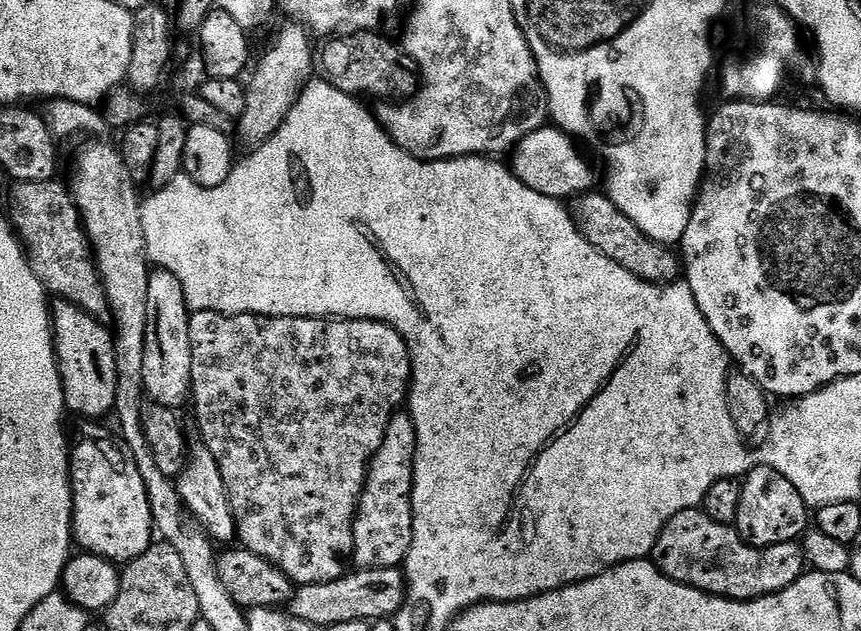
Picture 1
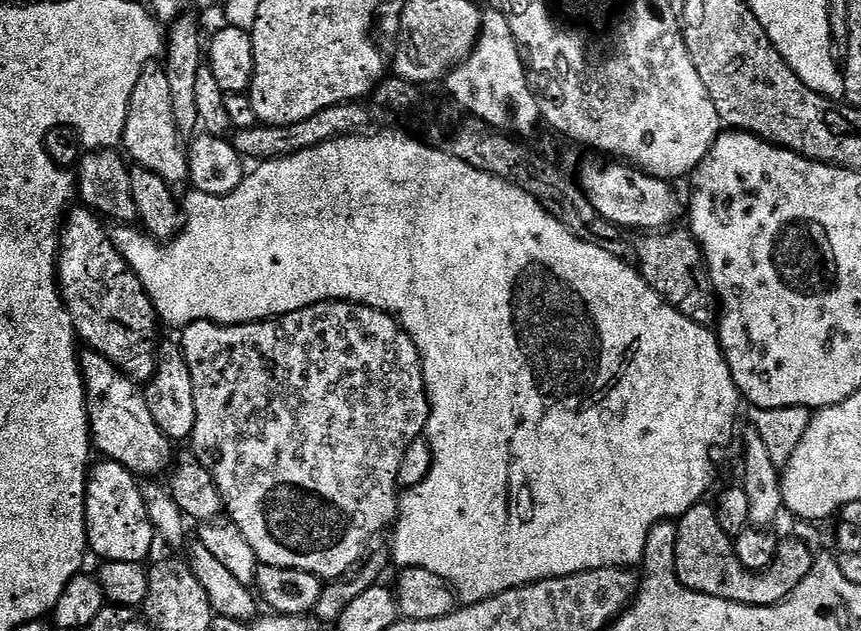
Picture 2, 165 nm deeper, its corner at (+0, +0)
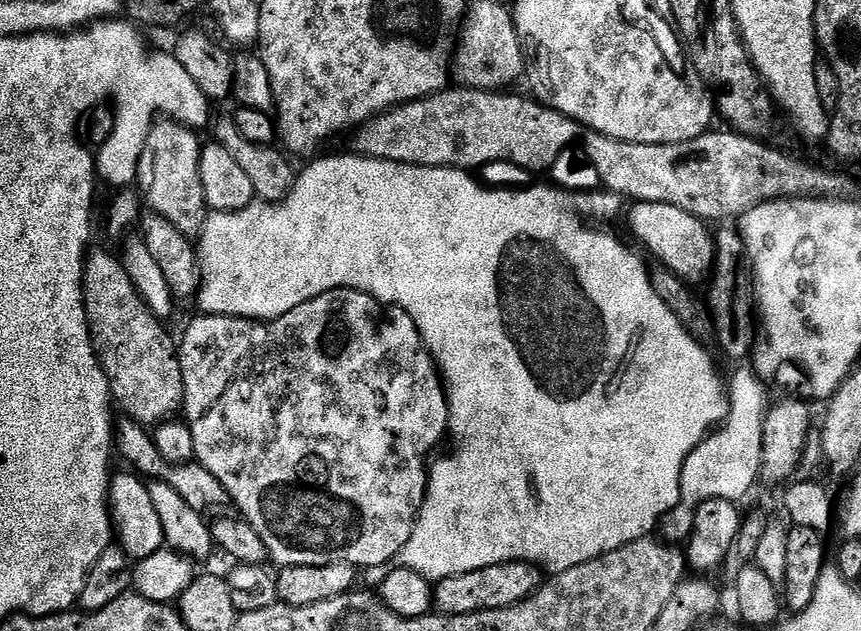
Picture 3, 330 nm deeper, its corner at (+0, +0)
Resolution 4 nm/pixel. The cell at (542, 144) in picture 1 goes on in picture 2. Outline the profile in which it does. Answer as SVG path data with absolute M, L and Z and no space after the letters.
M614 162L605 168L584 168L580 172L578 187L584 197L612 224L622 230L628 228L648 228L644 230L664 230L676 215L681 215L682 204L676 197L671 183L660 180L657 176L649 176L647 172L628 162Z

